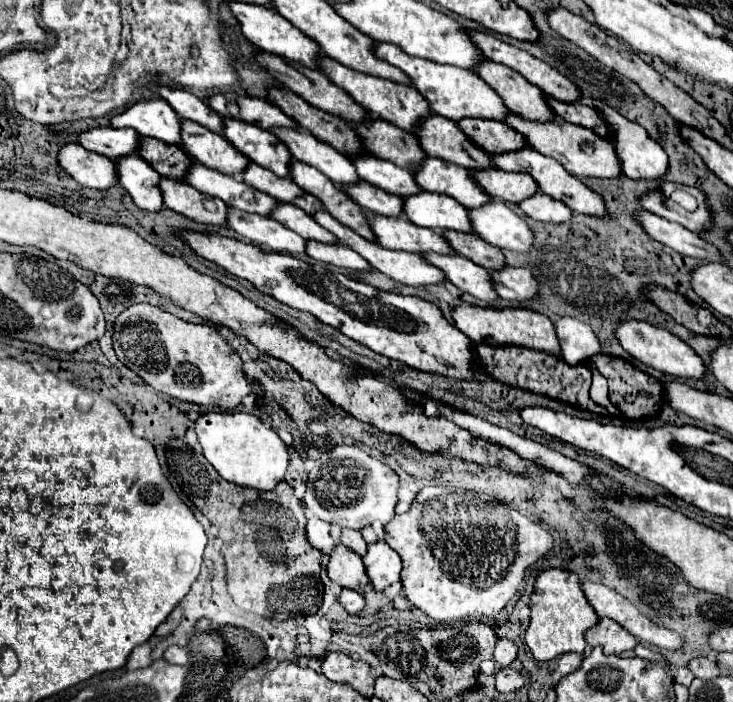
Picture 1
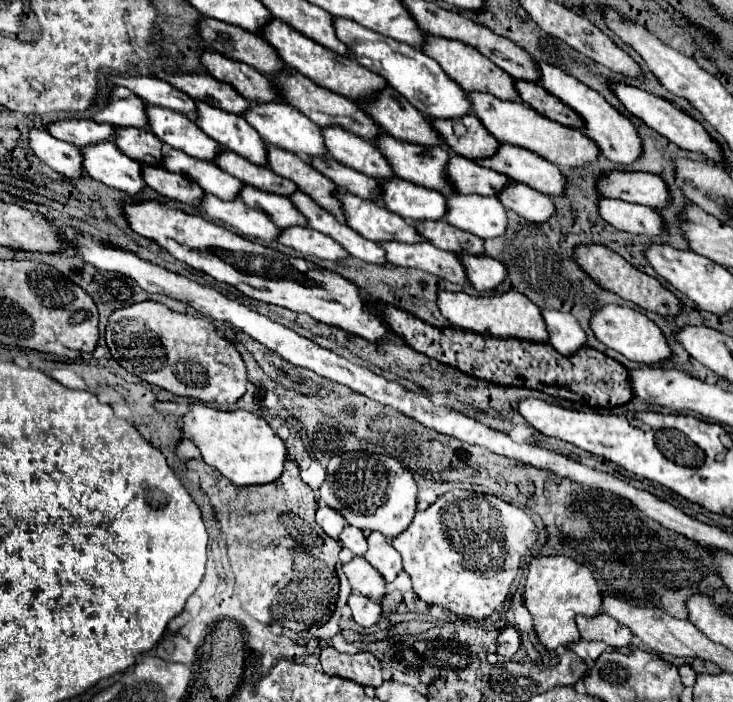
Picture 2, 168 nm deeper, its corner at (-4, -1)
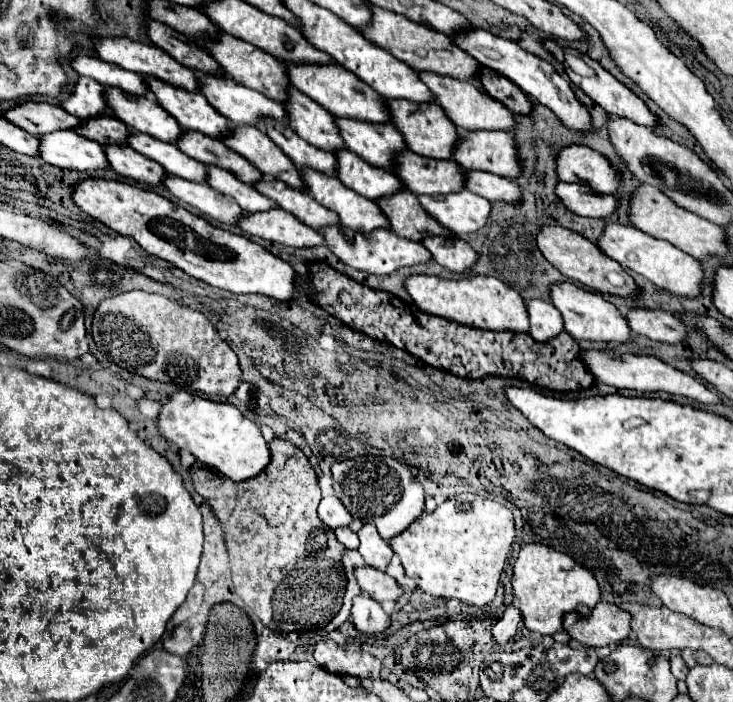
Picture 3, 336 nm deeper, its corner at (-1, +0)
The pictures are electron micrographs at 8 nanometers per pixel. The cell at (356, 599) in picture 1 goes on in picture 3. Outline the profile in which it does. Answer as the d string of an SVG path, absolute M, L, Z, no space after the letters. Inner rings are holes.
M363 593L353 599L351 615L353 615L355 627L361 633L379 633L389 627L389 615L381 609L381 605L375 599Z

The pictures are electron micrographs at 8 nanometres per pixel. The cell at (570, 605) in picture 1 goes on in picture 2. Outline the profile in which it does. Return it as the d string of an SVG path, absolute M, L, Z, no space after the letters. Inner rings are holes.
M534 556L528 566L524 606L532 614L538 640L548 650L556 650L558 646L568 646L580 640L574 618L578 614L596 616L602 606L602 594L592 572L576 560L566 556Z

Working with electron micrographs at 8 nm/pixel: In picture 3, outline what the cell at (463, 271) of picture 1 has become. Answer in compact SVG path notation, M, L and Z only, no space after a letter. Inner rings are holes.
M325 227L325 229L321 229L321 233L323 233L325 243L329 245L329 249L343 263L347 263L347 265L351 265L351 267L355 267L359 271L367 271L367 273L375 273L375 275L387 275L387 273L393 273L393 271L397 271L401 267L433 261L433 255L421 243L397 237L393 231L387 231L387 229L377 229L377 231L371 231L369 235L345 229L349 241L343 237L339 227Z

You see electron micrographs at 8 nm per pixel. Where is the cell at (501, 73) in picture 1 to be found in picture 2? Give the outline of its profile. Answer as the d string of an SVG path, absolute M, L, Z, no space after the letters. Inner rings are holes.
M430 36L430 40L426 40L426 48L422 48L422 52L426 56L434 58L442 66L442 70L446 70L446 74L468 92L470 90L488 92L492 96L498 96L500 100L516 100L518 98L518 92L514 92L514 78L510 78L490 58L482 56L476 48L470 48L468 44L462 44L458 40L446 40L446 38Z

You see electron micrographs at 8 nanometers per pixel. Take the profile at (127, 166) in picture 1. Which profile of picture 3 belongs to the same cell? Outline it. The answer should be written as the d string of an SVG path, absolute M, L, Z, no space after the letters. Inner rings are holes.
M55 131L51 135L41 135L39 139L43 143L41 159L49 161L55 167L69 169L69 171L103 171L103 169L111 167L107 161L103 145L79 135L77 131Z

